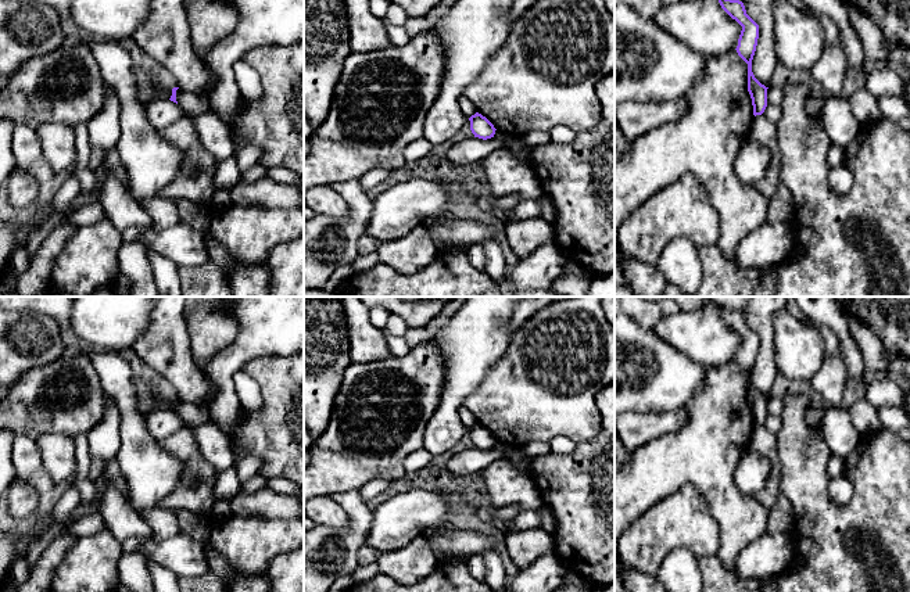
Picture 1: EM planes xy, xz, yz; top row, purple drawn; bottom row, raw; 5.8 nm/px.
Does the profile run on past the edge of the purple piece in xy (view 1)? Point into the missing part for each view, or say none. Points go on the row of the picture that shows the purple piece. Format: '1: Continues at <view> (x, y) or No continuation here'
1: No continuation here

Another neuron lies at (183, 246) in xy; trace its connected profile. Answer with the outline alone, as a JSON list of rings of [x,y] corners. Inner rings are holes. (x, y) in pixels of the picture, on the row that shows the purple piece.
[[[178,223],[173,227],[155,230],[150,227],[128,227],[122,232],[123,244],[139,244],[171,259],[178,268],[203,266],[209,261],[205,241],[200,232]]]

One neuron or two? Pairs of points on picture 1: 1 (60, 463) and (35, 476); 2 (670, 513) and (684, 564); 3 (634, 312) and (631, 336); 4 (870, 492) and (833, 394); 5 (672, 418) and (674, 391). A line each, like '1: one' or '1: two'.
1: two
2: two
3: two
4: two
5: two

